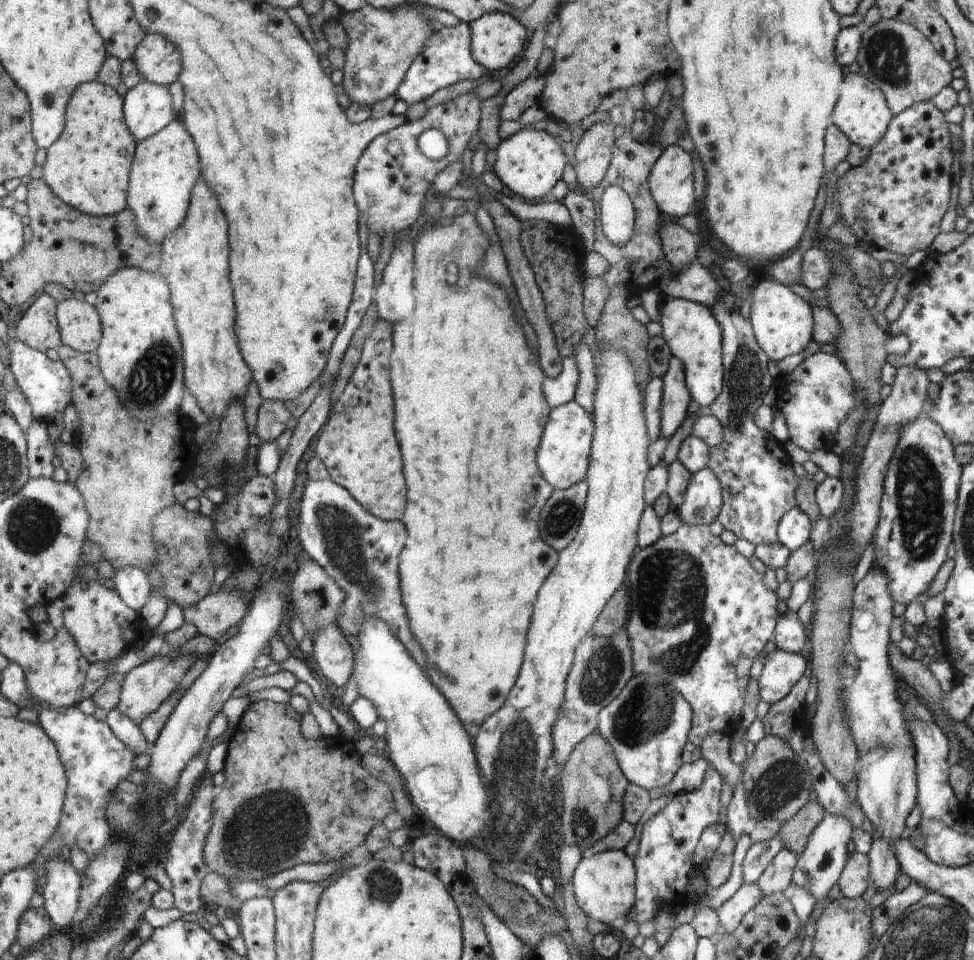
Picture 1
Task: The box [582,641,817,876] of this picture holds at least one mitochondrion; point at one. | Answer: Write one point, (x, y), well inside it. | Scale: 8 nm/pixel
(647, 711)

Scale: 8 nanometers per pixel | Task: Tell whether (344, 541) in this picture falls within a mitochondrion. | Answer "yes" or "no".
yes

